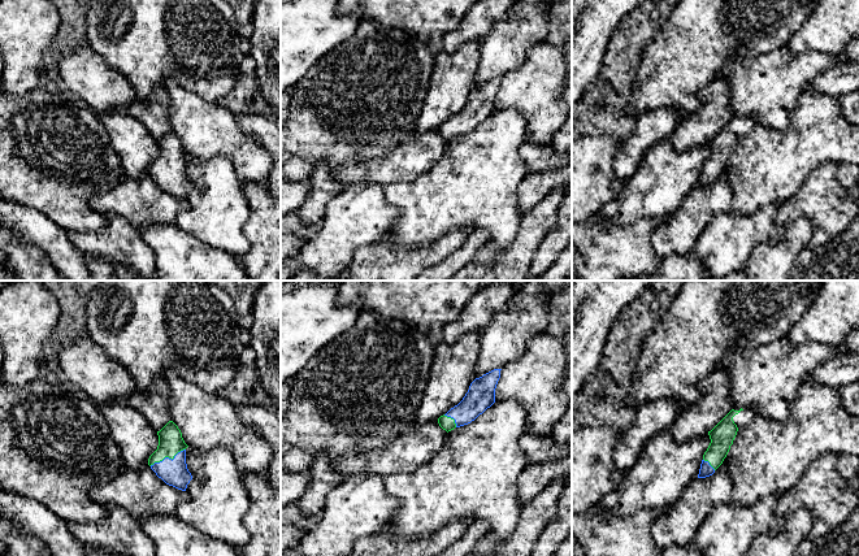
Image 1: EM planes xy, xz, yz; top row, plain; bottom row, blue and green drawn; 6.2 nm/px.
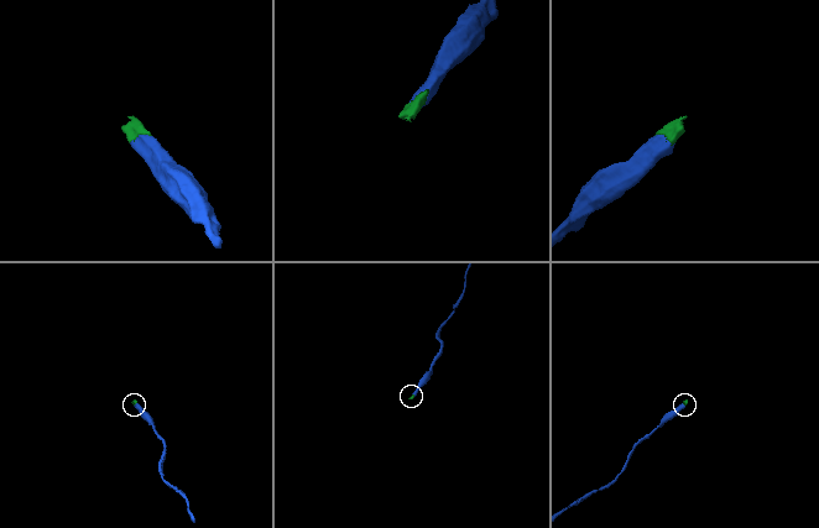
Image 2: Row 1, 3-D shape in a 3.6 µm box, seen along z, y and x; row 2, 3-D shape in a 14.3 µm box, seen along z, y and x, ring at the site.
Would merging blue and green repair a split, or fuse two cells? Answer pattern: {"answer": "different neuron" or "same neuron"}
{"answer": "same neuron"}

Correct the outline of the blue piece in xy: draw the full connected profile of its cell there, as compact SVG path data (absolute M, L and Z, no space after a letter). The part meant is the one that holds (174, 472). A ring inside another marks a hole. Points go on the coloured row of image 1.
M169 421L160 431L157 449L149 456L148 465L166 485L186 491L192 479L186 464L188 447L178 426Z

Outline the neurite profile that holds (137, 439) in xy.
M126 403L99 404L112 440L120 447L126 468L139 470L149 466L148 459L157 449L157 431Z

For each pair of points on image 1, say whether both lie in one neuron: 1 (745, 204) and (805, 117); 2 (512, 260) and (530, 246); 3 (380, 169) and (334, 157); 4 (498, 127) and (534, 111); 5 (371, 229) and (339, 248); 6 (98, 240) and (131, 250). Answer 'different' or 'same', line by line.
1: same
2: same
3: different
4: different
5: same
6: same

